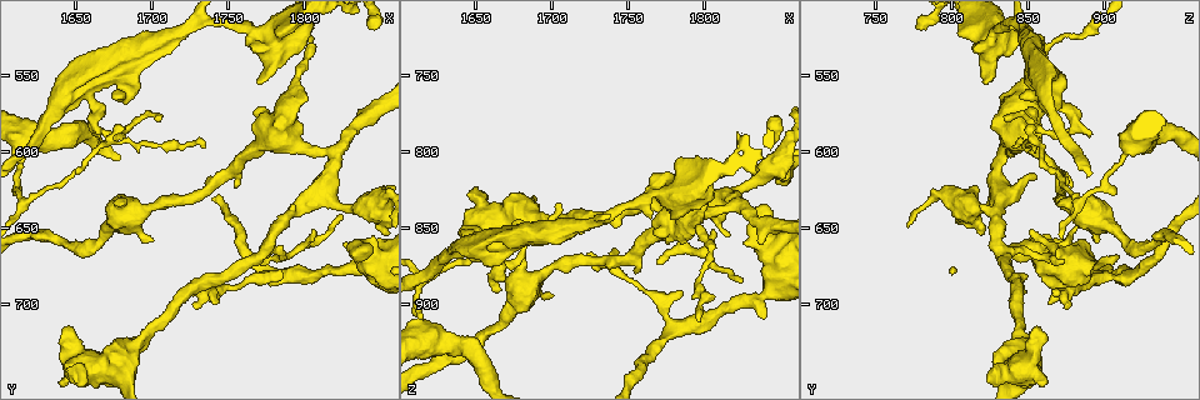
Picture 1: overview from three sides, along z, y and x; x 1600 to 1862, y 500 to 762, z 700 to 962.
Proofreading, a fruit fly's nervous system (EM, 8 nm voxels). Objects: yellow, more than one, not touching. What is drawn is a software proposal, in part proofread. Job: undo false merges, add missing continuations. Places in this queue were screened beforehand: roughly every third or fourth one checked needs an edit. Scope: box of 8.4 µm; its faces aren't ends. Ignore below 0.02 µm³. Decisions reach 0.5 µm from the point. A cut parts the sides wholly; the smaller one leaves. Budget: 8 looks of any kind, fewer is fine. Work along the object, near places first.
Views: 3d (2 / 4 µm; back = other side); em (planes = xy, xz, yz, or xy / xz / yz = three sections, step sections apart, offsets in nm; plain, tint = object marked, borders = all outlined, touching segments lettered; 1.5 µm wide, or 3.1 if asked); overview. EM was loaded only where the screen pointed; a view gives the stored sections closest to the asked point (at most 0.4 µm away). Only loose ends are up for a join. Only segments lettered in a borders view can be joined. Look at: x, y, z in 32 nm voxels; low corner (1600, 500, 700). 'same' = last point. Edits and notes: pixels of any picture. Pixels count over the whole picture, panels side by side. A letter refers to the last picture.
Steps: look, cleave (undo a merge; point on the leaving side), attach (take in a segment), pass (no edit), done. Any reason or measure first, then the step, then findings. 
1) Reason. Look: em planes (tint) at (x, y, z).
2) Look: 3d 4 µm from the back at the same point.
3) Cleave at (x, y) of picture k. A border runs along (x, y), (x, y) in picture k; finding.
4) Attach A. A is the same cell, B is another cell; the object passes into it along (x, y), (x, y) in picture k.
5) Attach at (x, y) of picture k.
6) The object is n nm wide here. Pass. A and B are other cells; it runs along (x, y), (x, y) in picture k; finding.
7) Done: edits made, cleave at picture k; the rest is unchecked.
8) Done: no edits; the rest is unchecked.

An open end. Look: 3d 2 µm at (1700, 658, 892).

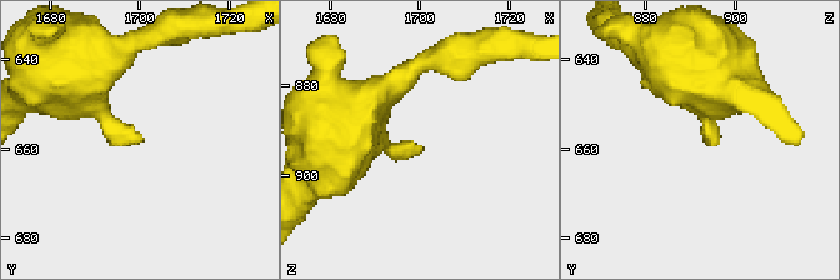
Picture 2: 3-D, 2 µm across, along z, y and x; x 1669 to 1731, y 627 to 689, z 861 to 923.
Look: em planes (plain) at (1700, 657, 893).

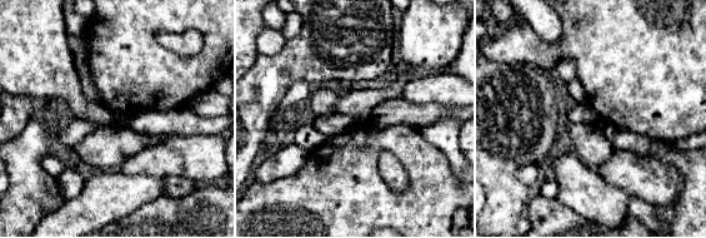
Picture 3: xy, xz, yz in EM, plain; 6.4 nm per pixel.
Look: em planes (borders) at the same point.

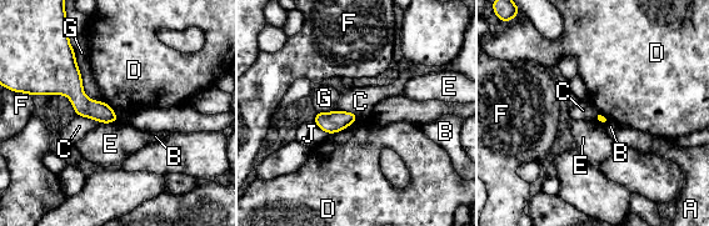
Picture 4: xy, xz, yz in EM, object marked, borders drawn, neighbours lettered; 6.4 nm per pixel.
Pass. A, B, C, D, E, F, G and J are other cells; a border runs along (326, 111), (350, 111), (358, 116) in picture 4; none of them fits.

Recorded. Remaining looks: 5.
Sharp bend. Look: em yz step 8 (tint) at (1684, 584, 854).

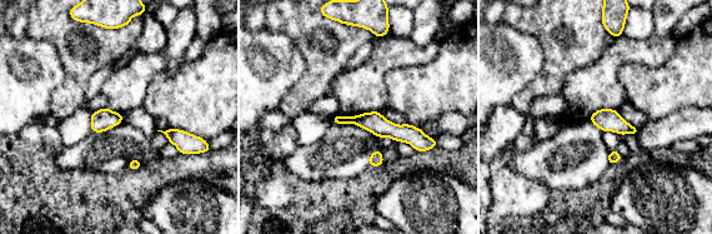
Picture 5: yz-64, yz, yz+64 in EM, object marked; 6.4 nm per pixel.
Look: em planes (borders) at the same point.

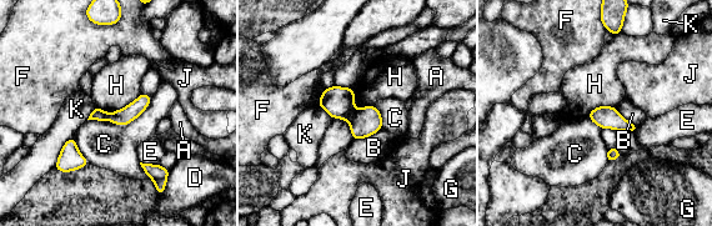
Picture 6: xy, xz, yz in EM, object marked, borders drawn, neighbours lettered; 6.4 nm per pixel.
The object is 110 nm wide here. Cleave at (339, 103) of picture 6. A, B, C, D, E, F, G, H, J and K are other cells; a border runs along (354, 109), (347, 115) in picture 6; two neurons meet here.

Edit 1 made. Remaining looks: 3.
Look: 3d 2 µm at (1786, 678, 890).

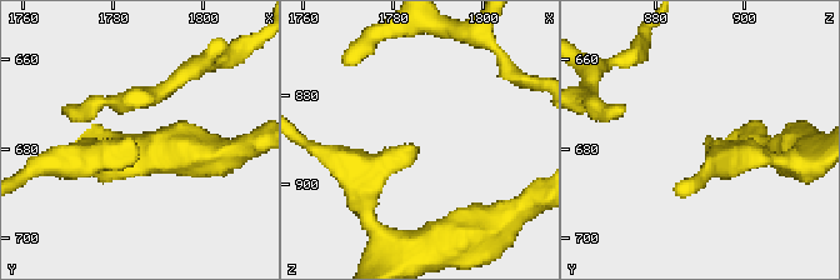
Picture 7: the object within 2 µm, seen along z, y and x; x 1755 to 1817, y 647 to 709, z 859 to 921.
Look: em planes (tint) at (1785, 679, 891).

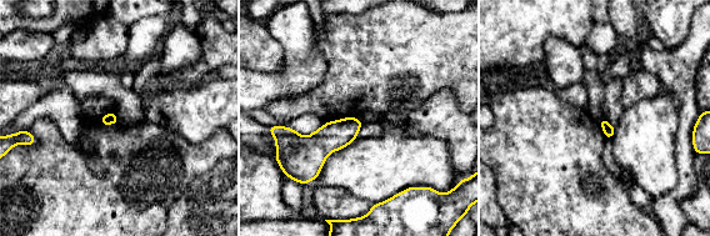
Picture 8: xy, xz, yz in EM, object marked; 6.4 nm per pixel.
What lies round it. Look: em planes (borders) at the same point.

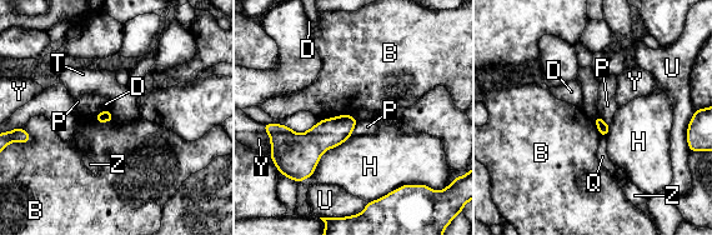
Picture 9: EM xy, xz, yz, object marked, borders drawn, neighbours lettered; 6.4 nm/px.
Pass. B, D, H, P, Q, T, U, Y and Z are other cells; a border runs along (109, 110), (114, 118) in picture 9; none of them fits.

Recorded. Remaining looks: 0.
Done: edits made, cleave at picture 6; the rest is unchecked.

